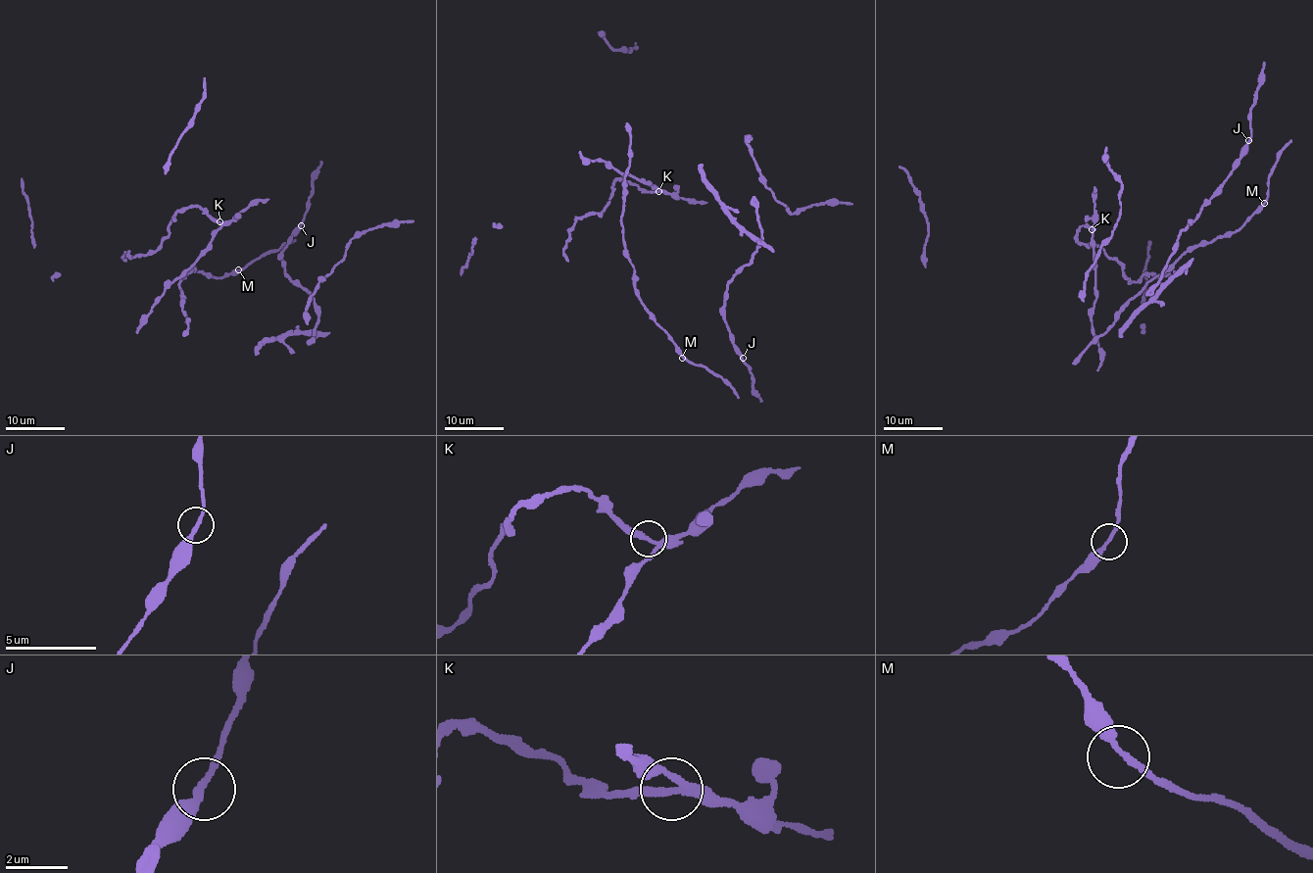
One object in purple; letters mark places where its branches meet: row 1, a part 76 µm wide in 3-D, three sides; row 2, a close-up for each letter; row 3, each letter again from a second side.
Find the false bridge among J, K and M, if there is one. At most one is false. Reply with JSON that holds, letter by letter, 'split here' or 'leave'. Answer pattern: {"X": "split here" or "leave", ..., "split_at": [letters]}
{"J": "leave", "K": "split here", "M": "leave", "split_at": ["K"]}

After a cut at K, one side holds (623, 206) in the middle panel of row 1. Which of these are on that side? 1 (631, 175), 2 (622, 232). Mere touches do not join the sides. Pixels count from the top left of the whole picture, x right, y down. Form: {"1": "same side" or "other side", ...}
{"1": "same side", "2": "same side"}

